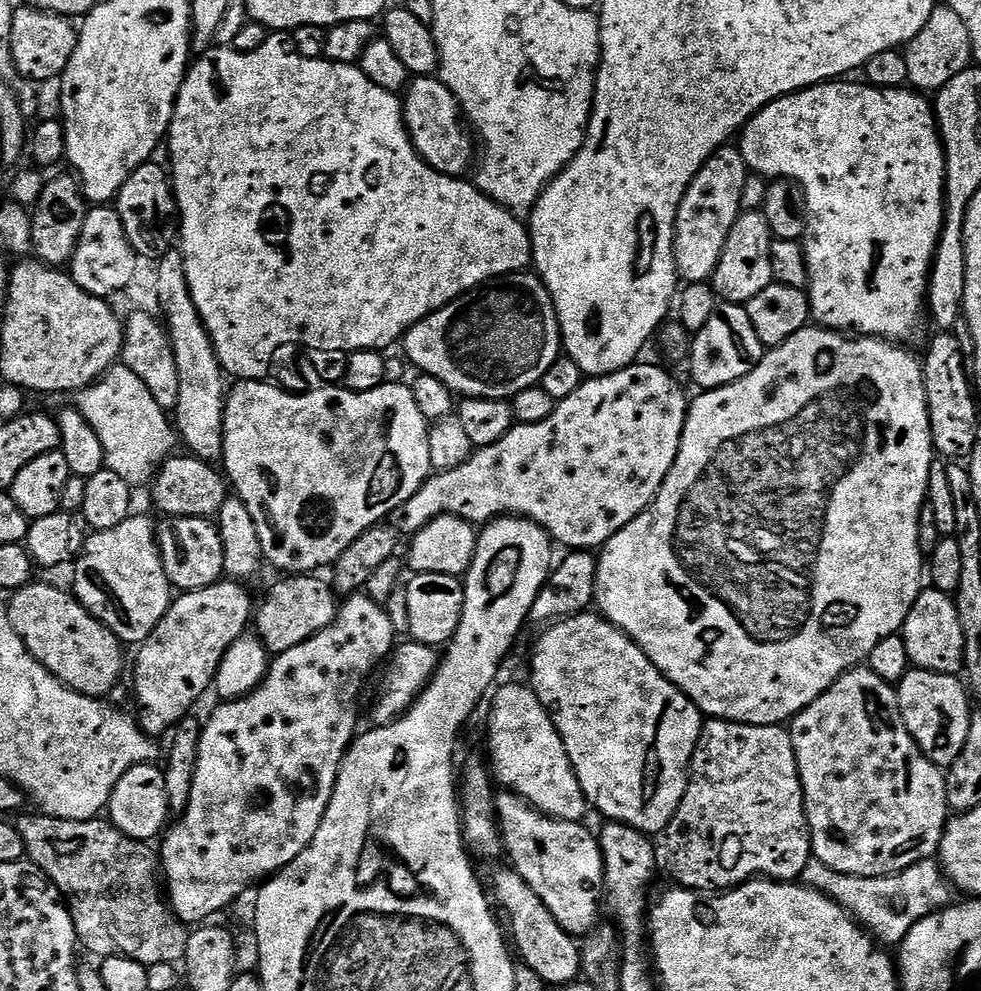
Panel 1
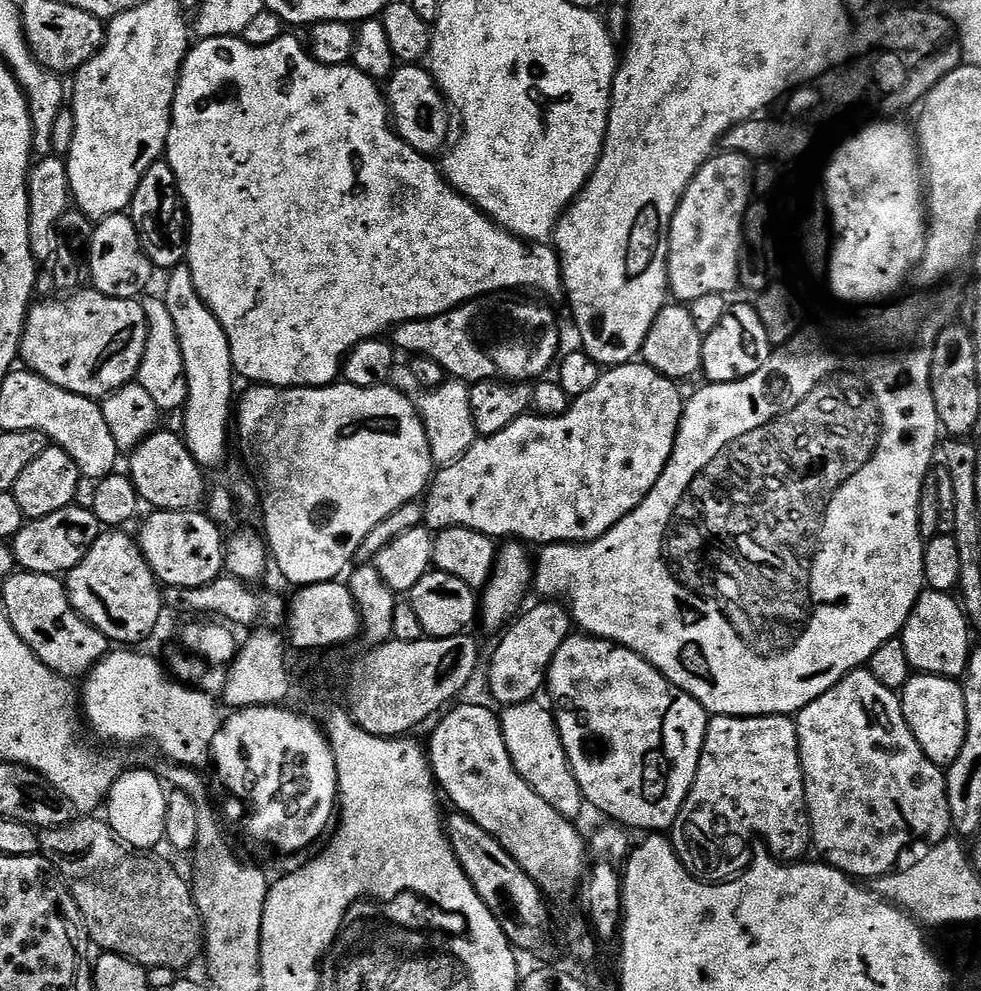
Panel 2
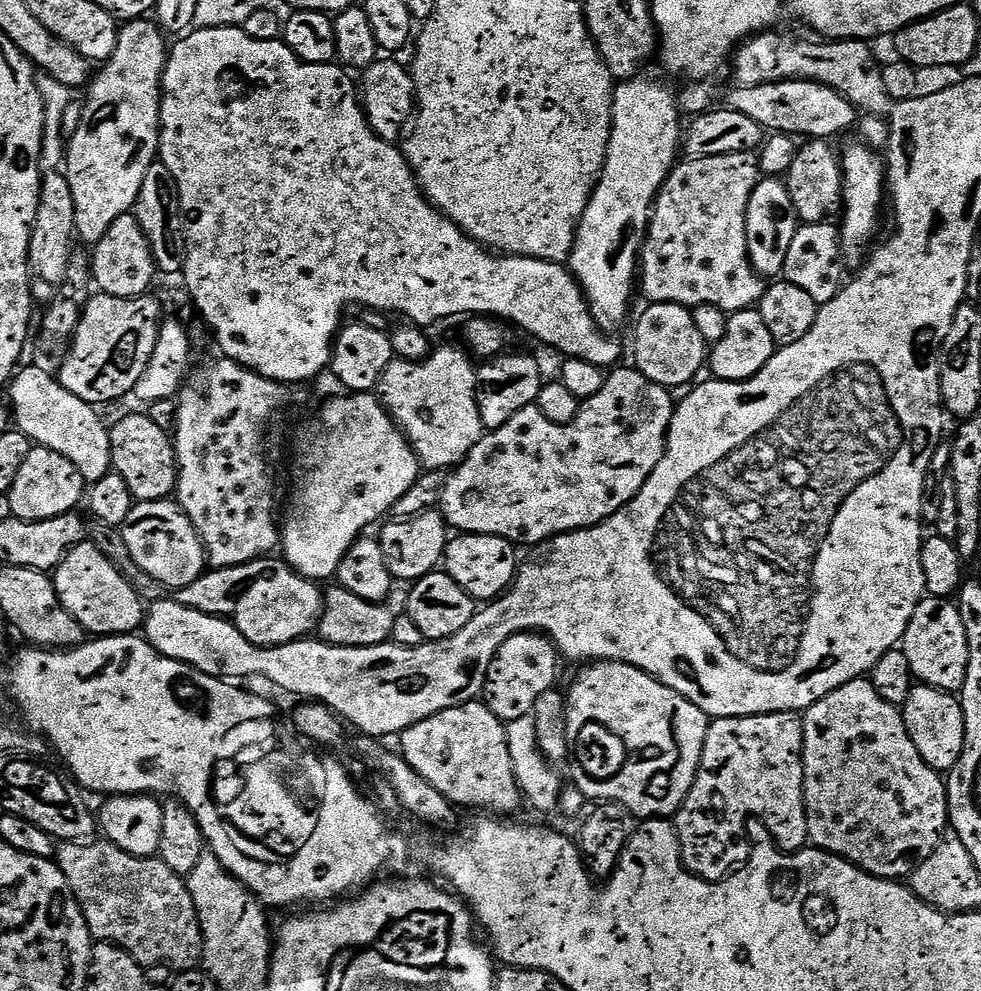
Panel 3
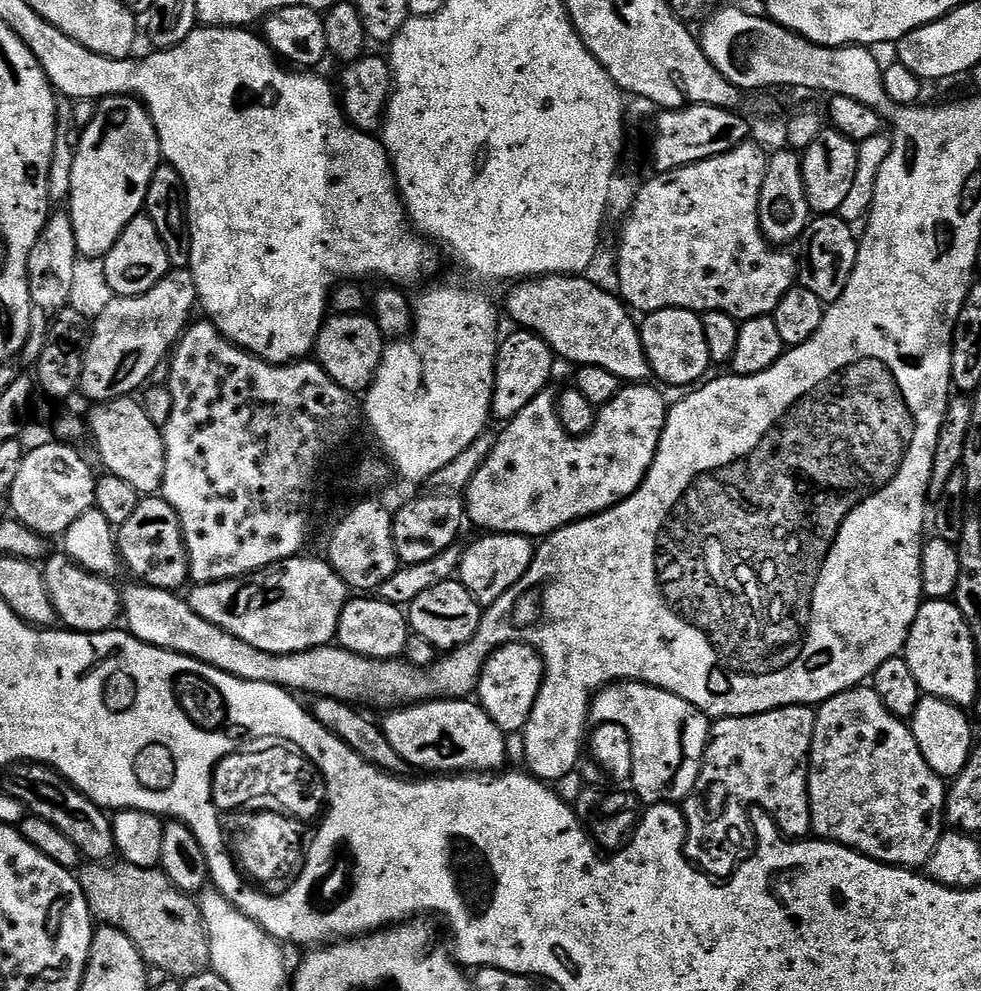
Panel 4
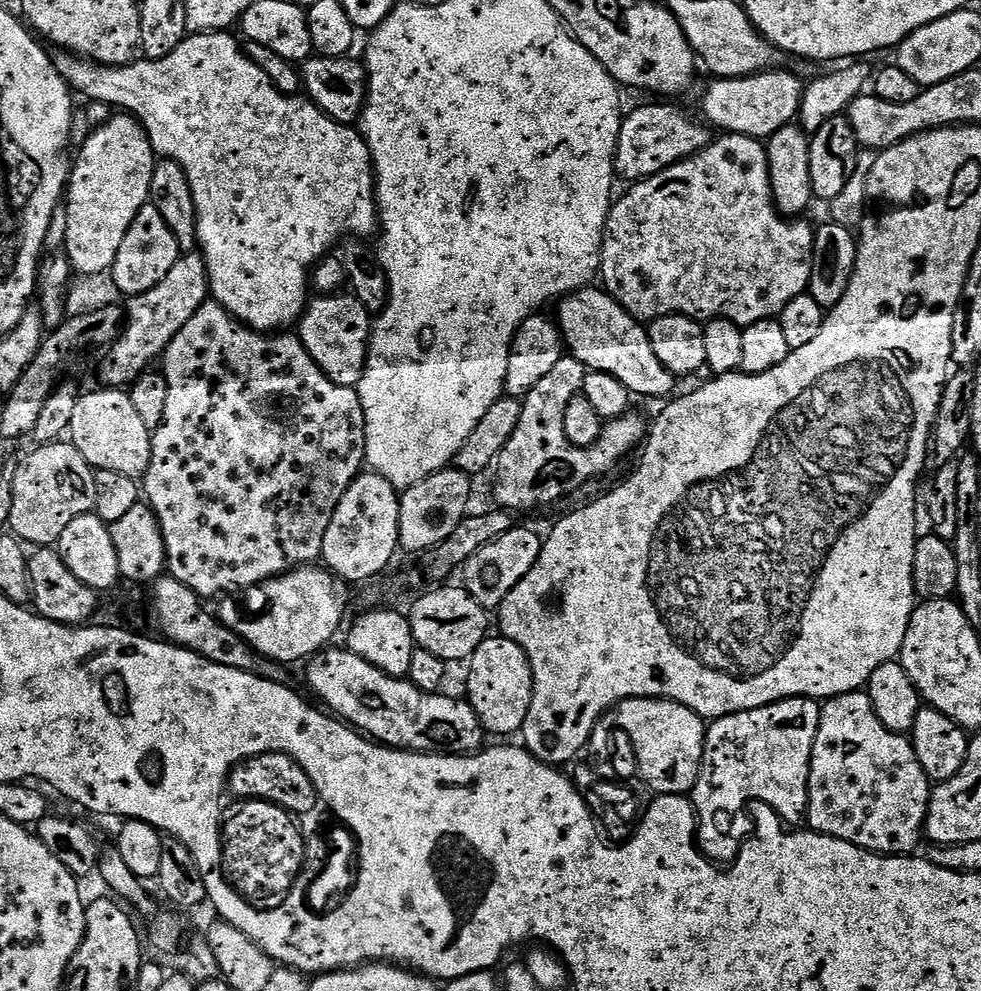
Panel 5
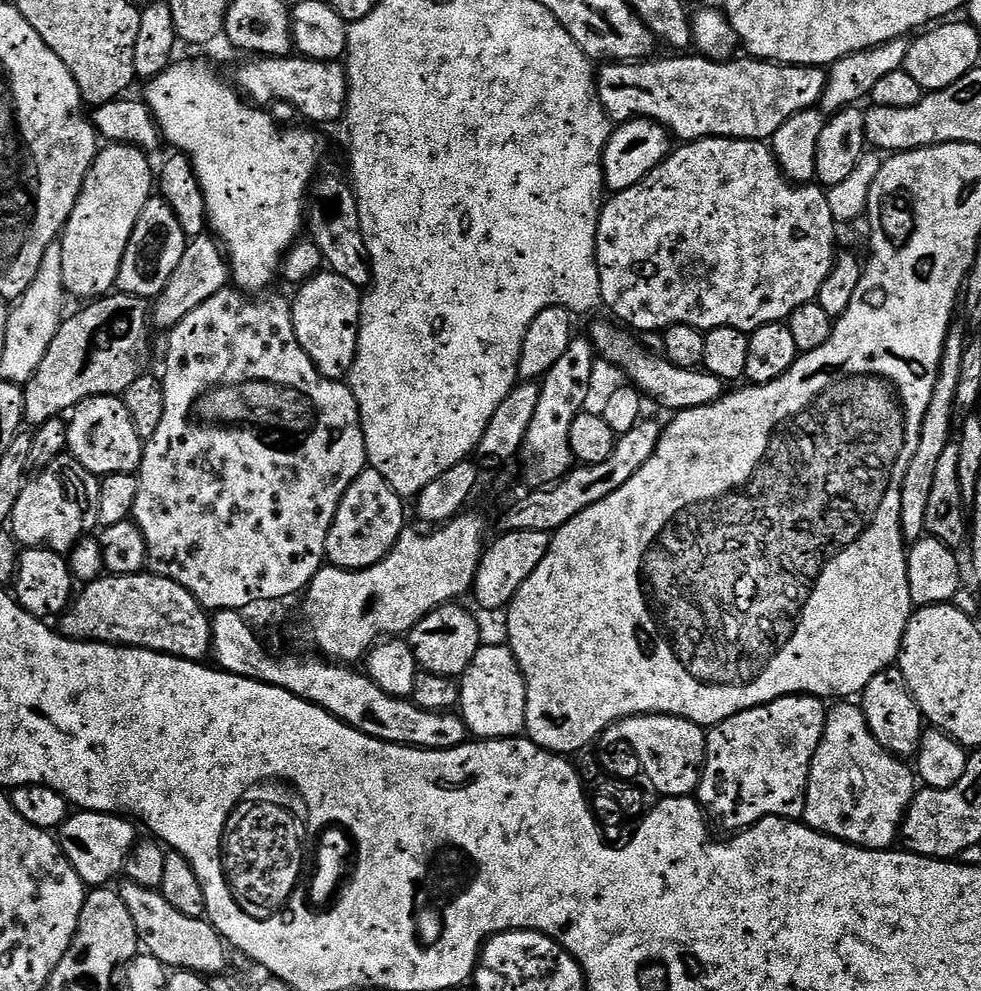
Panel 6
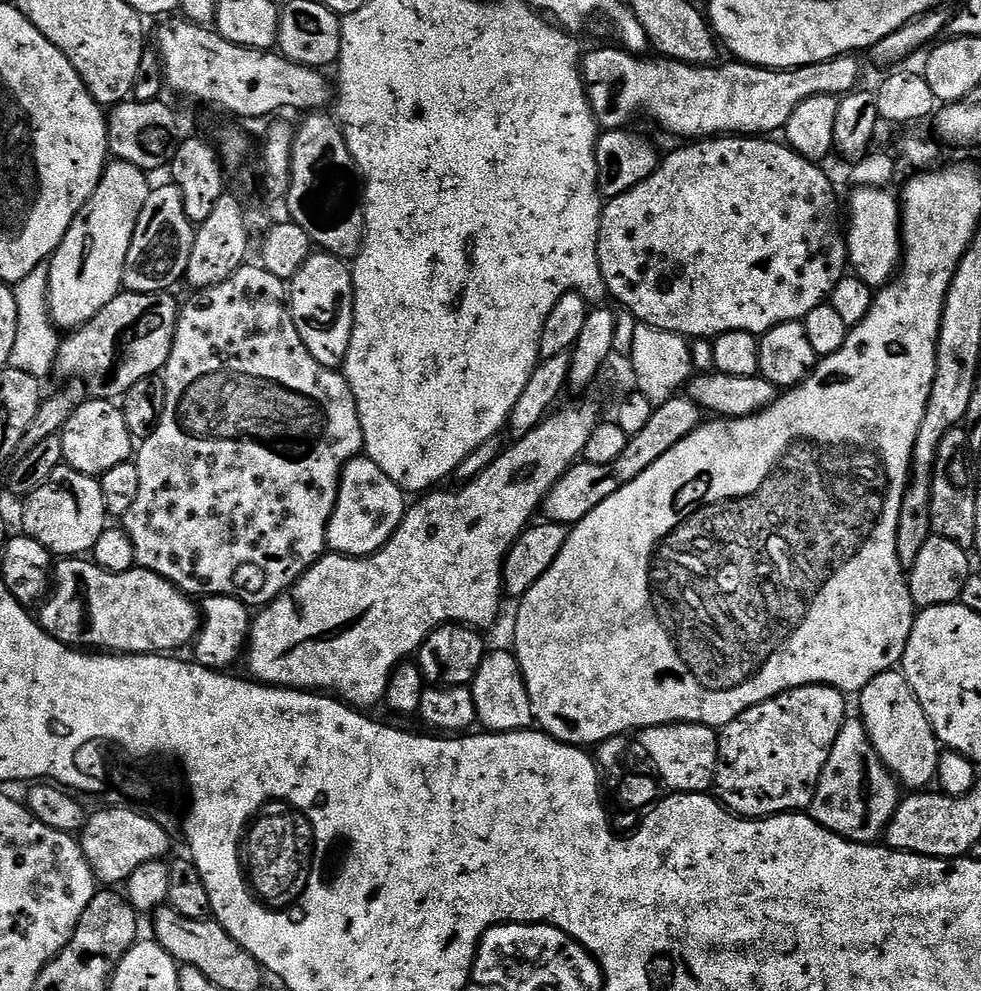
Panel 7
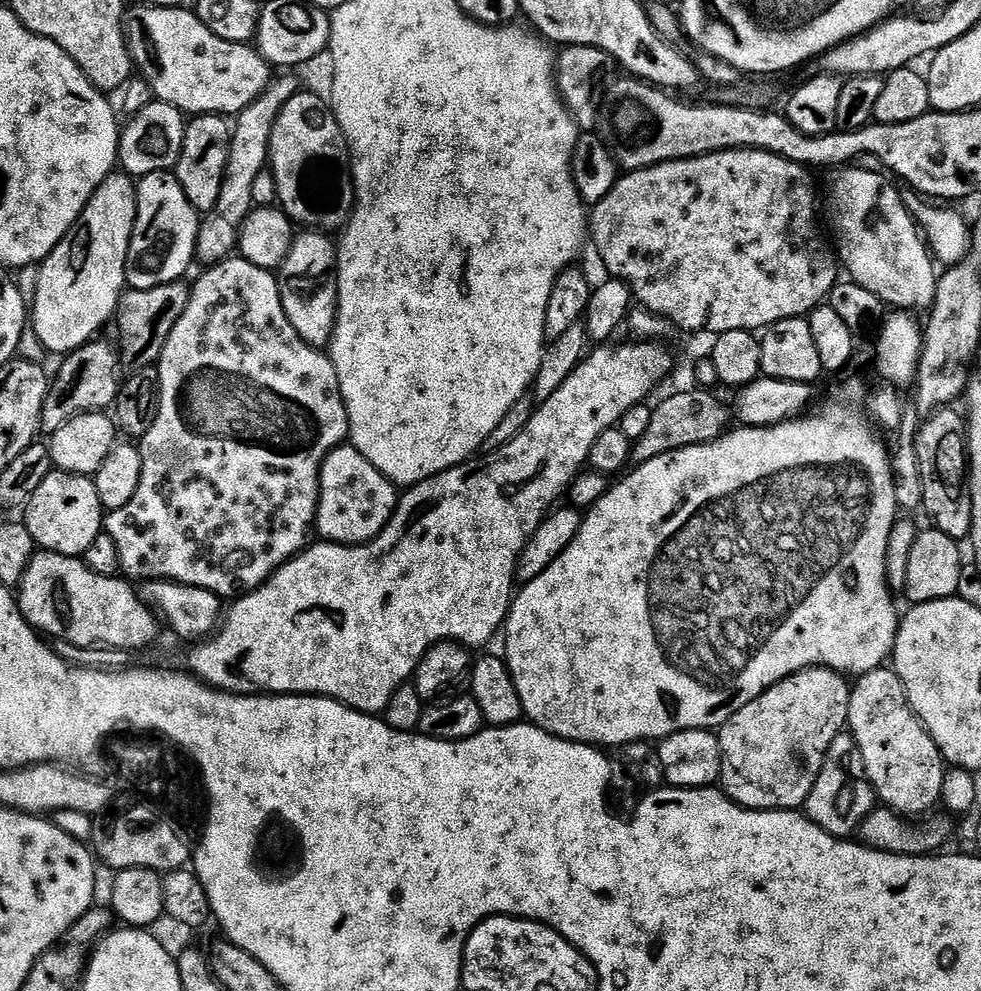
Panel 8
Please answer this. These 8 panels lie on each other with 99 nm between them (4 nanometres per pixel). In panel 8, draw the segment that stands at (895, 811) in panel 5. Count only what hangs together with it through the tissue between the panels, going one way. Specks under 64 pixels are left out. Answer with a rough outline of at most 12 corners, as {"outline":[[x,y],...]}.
{"outline":[[851,735],[832,744],[806,815],[848,838],[877,807],[867,779],[848,784]]}

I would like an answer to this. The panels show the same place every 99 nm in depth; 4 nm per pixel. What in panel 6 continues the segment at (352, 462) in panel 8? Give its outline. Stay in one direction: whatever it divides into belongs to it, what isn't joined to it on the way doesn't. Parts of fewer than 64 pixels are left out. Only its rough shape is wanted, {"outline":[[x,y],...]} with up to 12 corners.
{"outline":[[371,466],[350,482],[324,551],[333,568],[382,562],[405,501]]}

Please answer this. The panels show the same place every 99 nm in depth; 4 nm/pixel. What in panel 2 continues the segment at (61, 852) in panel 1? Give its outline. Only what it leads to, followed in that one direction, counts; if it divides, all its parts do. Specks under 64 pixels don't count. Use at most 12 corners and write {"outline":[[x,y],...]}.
{"outline":[[107,819],[40,832],[87,939],[179,973],[202,956],[187,879]]}

